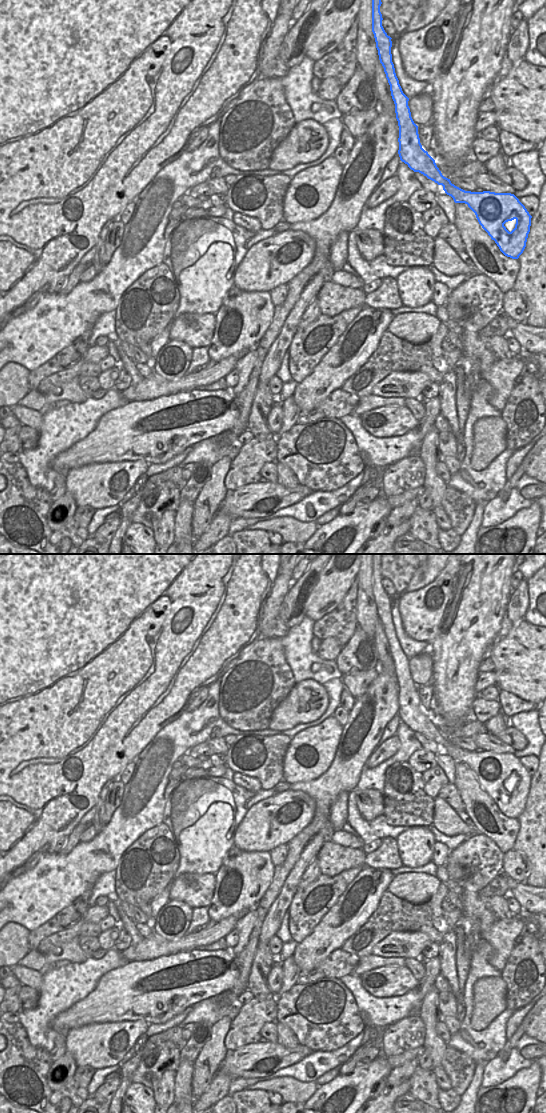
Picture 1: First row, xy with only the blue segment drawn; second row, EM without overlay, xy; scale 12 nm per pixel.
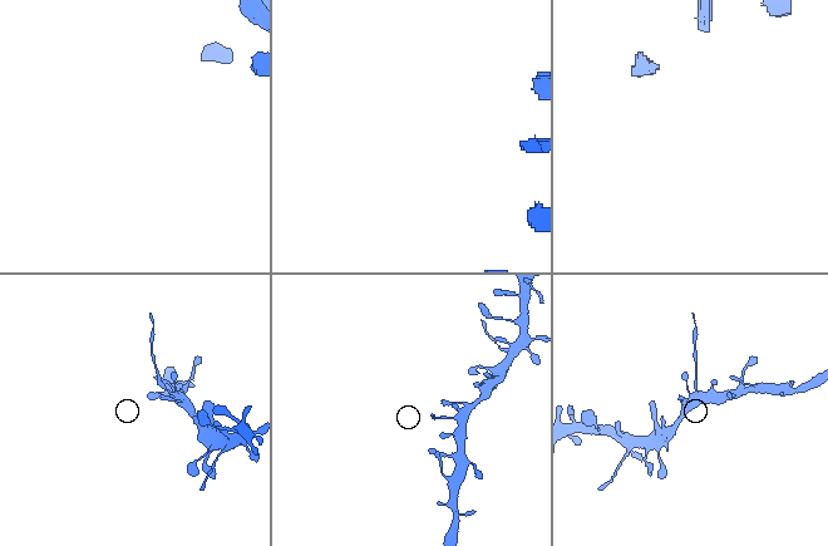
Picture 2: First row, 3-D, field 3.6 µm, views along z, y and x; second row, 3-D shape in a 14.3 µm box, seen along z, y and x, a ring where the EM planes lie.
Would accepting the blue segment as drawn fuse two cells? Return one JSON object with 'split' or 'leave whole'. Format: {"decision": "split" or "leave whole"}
{"decision": "leave whole"}

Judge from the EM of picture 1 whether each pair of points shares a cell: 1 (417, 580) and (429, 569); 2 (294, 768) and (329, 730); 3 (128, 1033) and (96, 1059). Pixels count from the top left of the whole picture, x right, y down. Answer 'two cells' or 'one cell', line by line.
1: one cell
2: one cell
3: one cell

